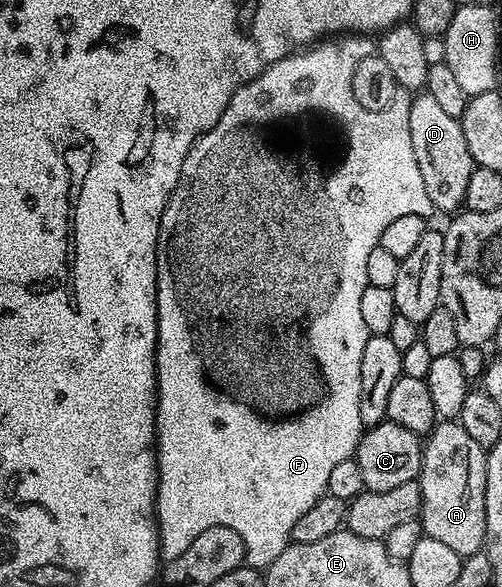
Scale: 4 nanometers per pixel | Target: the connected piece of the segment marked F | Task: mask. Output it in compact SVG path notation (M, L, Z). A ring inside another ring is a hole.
M338 34L338 35L335 35L335 36L334 36L334 37L333 37L333 38L326 38L326 39L323 39L323 40L322 40L322 41L321 41L321 42L318 42L318 43L315 43L315 44L314 44L314 45L313 45L313 46L310 46L310 47L307 47L307 48L306 48L306 49L305 49L305 50L299 50L299 51L297 51L297 52L294 52L294 53L293 53L293 54L291 54L291 55L290 55L290 56L285 56L285 57L284 57L284 58L280 58L280 59L279 59L279 60L278 60L278 61L276 61L276 63L274 63L274 64L270 64L270 65L269 65L269 66L267 66L267 67L266 67L266 69L264 69L264 70L263 70L263 72L262 72L262 73L261 73L261 74L260 74L260 75L259 75L259 76L258 76L258 77L257 77L257 78L256 78L256 79L254 79L254 80L249 80L249 82L247 82L247 84L243 84L243 85L242 85L242 87L241 87L241 88L238 88L238 89L237 89L237 90L236 90L236 94L232 94L232 98L231 98L231 99L230 99L230 101L229 101L229 102L228 102L228 106L227 106L227 107L226 107L226 109L225 109L225 110L224 110L224 114L220 114L220 122L216 122L216 126L212 126L212 130L208 130L208 131L207 131L207 132L206 132L206 133L205 133L205 134L204 134L204 135L202 135L202 137L200 137L200 139L198 139L198 140L197 140L197 142L196 142L196 143L194 143L194 145L192 145L192 146L191 146L191 148L190 148L190 149L189 149L189 150L188 150L188 158L184 158L184 166L183 166L183 167L182 167L182 169L181 169L181 170L180 170L180 178L179 178L179 179L178 179L178 181L177 181L177 182L176 182L176 186L175 186L175 187L174 187L174 189L173 189L173 190L172 190L172 194L171 194L171 195L170 195L170 202L169 202L169 205L168 205L168 232L169 232L169 228L170 228L170 237L168 237L168 238L167 238L167 240L166 240L166 237L165 237L165 240L164 240L164 266L162 266L162 267L159 267L159 269L158 269L158 435L157 435L157 437L156 437L156 440L157 440L157 443L158 443L158 444L159 444L159 445L160 445L160 455L159 455L159 458L158 458L158 506L157 506L157 509L156 509L156 515L157 515L157 517L158 517L158 535L159 535L159 539L160 539L160 547L161 547L161 549L162 549L162 554L163 554L163 557L166 557L166 558L169 558L169 559L170 559L170 560L175 560L175 559L176 559L176 558L180 558L180 554L184 554L184 550L188 550L188 546L192 546L192 542L196 542L196 538L197 538L197 536L198 536L198 535L200 535L200 534L204 534L204 530L208 530L208 526L228 526L228 527L229 527L229 528L231 528L231 529L232 529L232 530L236 530L236 534L240 534L240 538L241 538L241 539L242 539L242 541L243 541L243 542L244 542L244 546L245 546L245 547L246 547L246 559L245 559L245 563L246 563L246 564L247 564L247 565L249 565L249 567L251 567L251 568L257 568L257 569L259 569L259 570L265 570L265 569L267 569L267 568L269 568L269 567L270 567L270 564L271 564L271 563L272 563L272 562L276 562L276 558L280 558L280 554L284 554L284 550L285 550L285 549L286 549L286 548L287 548L287 547L288 547L288 546L289 546L289 545L290 545L290 544L291 544L291 543L292 543L292 541L291 541L291 538L290 538L290 535L291 535L291 534L292 534L292 526L296 526L296 521L297 521L297 520L299 520L299 519L300 519L300 517L302 517L302 515L304 515L304 513L305 513L305 512L306 512L306 511L308 511L308 509L309 509L309 508L311 508L311 507L312 507L312 506L316 506L316 502L317 502L317 501L318 501L318 499L319 499L319 498L321 498L321 496L325 496L325 495L327 495L327 491L326 491L326 487L327 487L327 486L328 486L328 477L329 477L329 475L331 475L331 474L332 474L332 470L333 470L333 468L334 468L334 467L335 467L335 466L337 466L337 465L338 465L338 464L339 464L339 463L340 463L340 462L344 462L344 461L345 461L345 460L349 460L349 459L351 459L351 457L353 457L353 456L354 456L354 455L355 455L355 453L357 453L357 450L358 450L358 443L359 443L359 442L360 442L360 441L362 441L362 434L363 434L363 431L364 431L364 425L363 425L363 422L362 422L362 419L361 419L361 418L360 418L360 358L364 358L364 346L365 346L365 345L366 345L366 343L367 343L367 342L368 342L368 338L369 338L369 337L370 337L370 335L371 335L371 334L370 334L370 331L368 331L368 329L367 329L367 328L366 328L366 327L365 327L365 326L364 326L364 318L363 318L363 316L362 316L362 313L361 313L361 311L360 311L360 294L364 294L364 290L365 290L365 289L366 289L366 286L367 286L367 284L368 284L368 257L370 257L370 255L372 255L372 250L376 250L376 249L377 249L377 248L379 248L379 246L380 246L380 234L384 234L384 230L385 230L385 228L387 228L387 227L388 227L388 225L389 225L389 224L391 224L391 222L392 222L392 221L393 221L393 220L395 220L395 219L396 219L396 218L405 218L405 216L406 216L406 215L408 215L408 214L416 214L416 215L417 215L417 216L424 216L424 217L429 217L429 216L430 216L430 215L431 215L431 213L433 213L433 212L434 212L434 211L435 211L435 209L434 209L434 207L433 207L433 206L432 206L432 198L428 198L428 190L424 190L424 178L423 178L423 176L421 176L421 175L420 175L420 166L416 166L416 154L415 154L415 153L414 153L414 151L413 151L413 150L412 150L412 134L411 134L411 133L410 133L410 131L409 131L409 130L408 130L408 110L409 110L409 109L410 109L410 102L411 102L411 99L412 99L412 96L411 96L411 93L409 93L409 92L407 92L407 90L406 90L406 88L405 88L405 87L404 87L404 86L400 86L400 82L396 82L396 78L392 78L392 70L388 70L388 62L384 62L384 58L383 58L383 57L382 57L382 56L379 56L379 55L378 55L378 53L377 53L377 51L376 51L376 44L375 44L375 41L374 41L374 40L373 40L373 39L371 39L371 37L370 37L370 36L369 36L369 35L366 35L366 34Z

